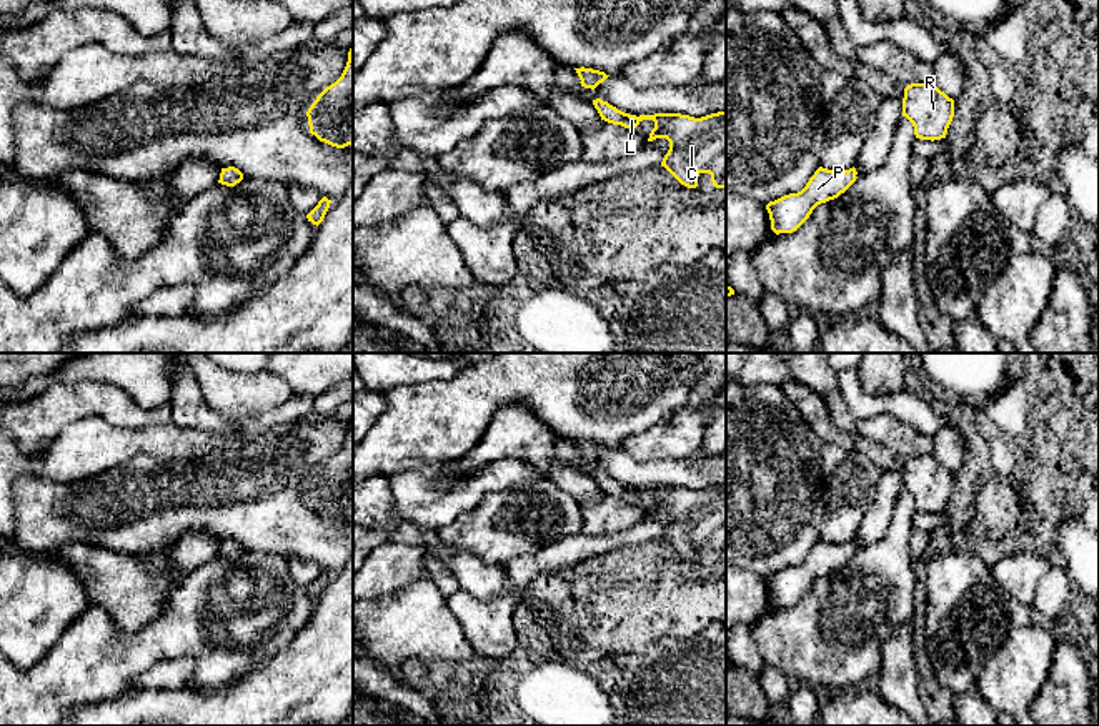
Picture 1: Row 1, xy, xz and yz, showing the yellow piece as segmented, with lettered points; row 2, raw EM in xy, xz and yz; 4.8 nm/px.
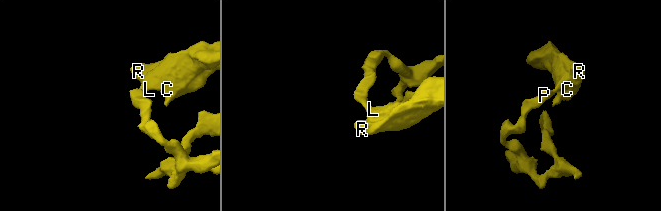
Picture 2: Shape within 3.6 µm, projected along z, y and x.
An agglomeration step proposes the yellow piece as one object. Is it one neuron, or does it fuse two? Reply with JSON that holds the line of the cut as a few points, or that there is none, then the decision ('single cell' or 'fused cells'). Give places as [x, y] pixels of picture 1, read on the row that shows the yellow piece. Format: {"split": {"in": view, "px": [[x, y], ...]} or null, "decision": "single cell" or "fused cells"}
{"split": null, "decision": "single cell"}

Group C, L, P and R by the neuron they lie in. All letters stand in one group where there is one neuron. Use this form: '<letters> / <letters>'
C L P R

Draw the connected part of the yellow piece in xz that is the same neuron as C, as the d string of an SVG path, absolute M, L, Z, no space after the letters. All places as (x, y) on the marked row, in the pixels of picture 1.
M593 100L601 120L636 128L643 120L653 120L654 128L648 142L666 138L669 150L664 167L681 185L698 186L698 177L709 173L716 188L726 188L726 112L694 118L681 113L629 115L616 107Z

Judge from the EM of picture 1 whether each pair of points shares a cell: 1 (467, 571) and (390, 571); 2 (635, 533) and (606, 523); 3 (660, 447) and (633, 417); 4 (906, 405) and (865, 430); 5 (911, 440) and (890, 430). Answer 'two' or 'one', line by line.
1: two
2: two
3: two
4: two
5: one

